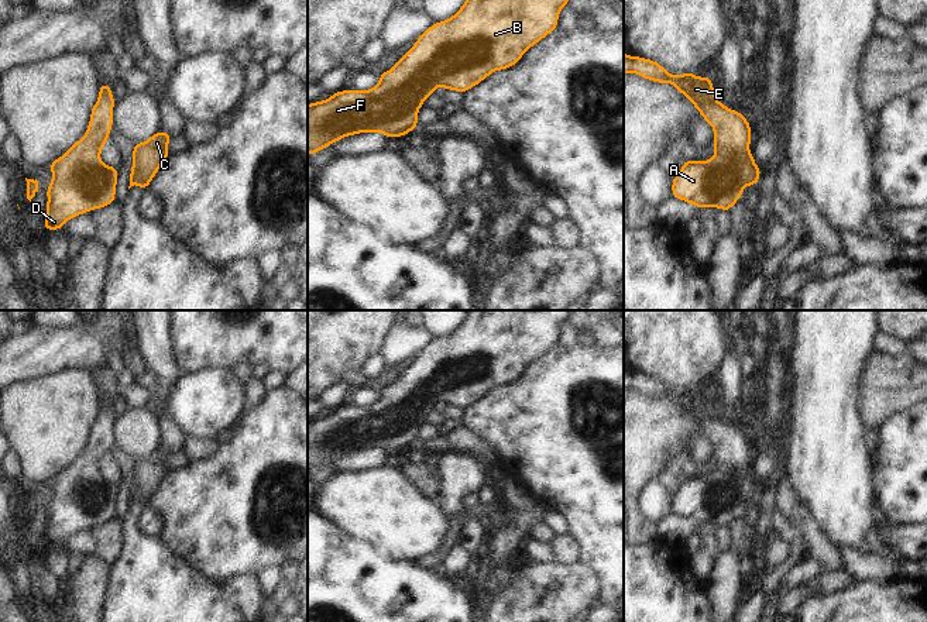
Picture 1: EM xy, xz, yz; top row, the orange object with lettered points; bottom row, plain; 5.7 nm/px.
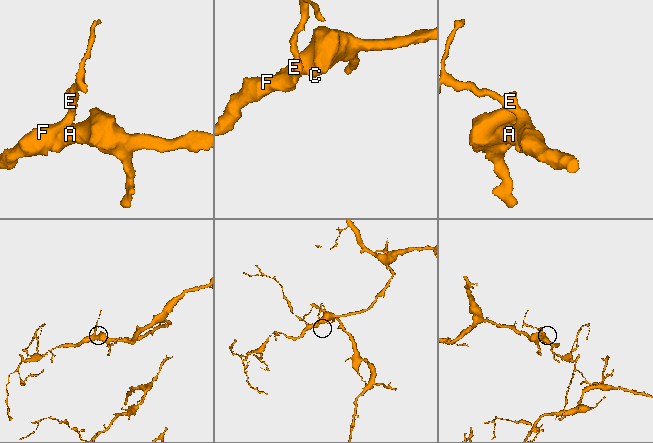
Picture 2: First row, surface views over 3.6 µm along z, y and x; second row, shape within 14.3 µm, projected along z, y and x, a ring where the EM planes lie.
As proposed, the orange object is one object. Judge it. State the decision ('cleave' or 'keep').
keep

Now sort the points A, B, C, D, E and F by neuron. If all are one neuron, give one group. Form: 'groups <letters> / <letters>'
groups A B C D E F

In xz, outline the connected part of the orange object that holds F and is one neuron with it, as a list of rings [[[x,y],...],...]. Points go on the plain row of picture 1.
[[[468,310],[454,331],[432,339],[389,386],[381,388],[375,402],[367,408],[337,406],[326,416],[309,419],[308,470],[312,472],[344,453],[361,449],[382,449],[387,454],[408,451],[418,444],[418,427],[436,403],[442,402],[463,410],[492,388],[512,384],[529,364],[557,344],[559,330],[569,316],[570,310]]]

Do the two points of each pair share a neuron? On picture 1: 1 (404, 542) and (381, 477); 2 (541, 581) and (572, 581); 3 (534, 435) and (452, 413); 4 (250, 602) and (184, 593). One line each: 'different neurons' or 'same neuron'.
1: same neuron
2: same neuron
3: different neurons
4: same neuron

